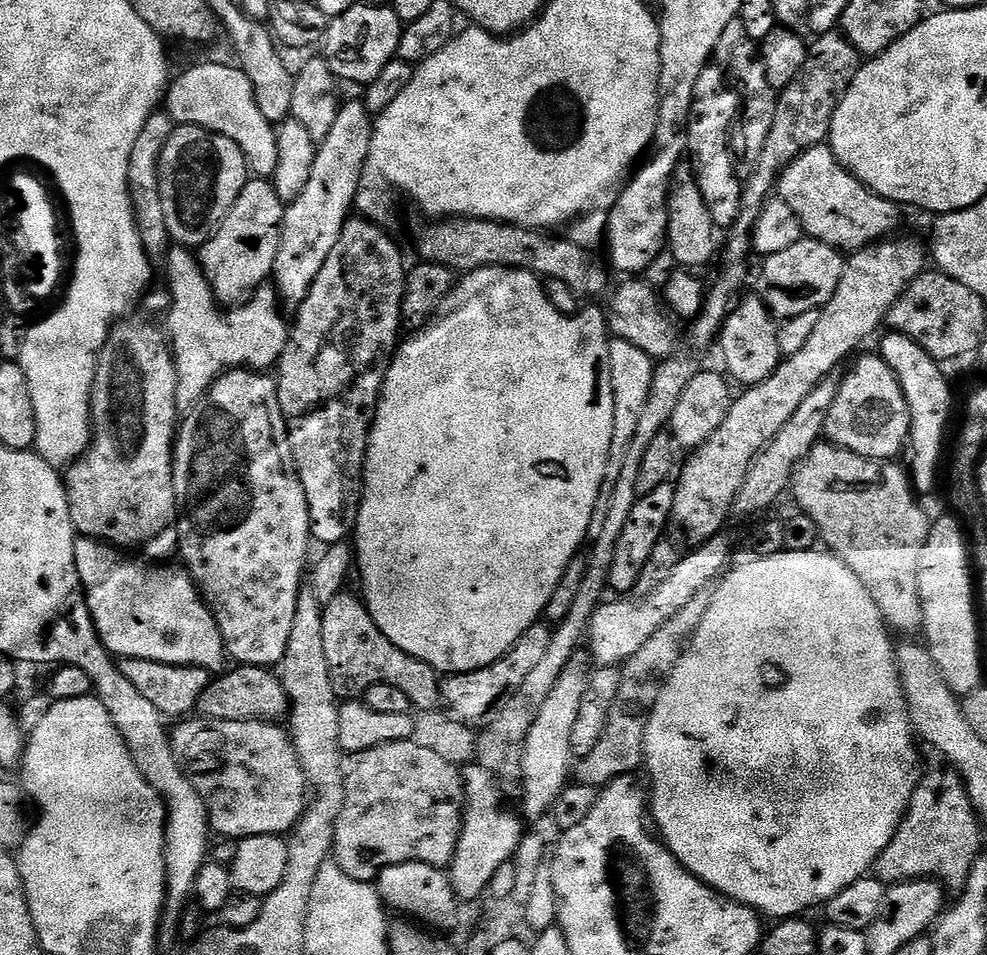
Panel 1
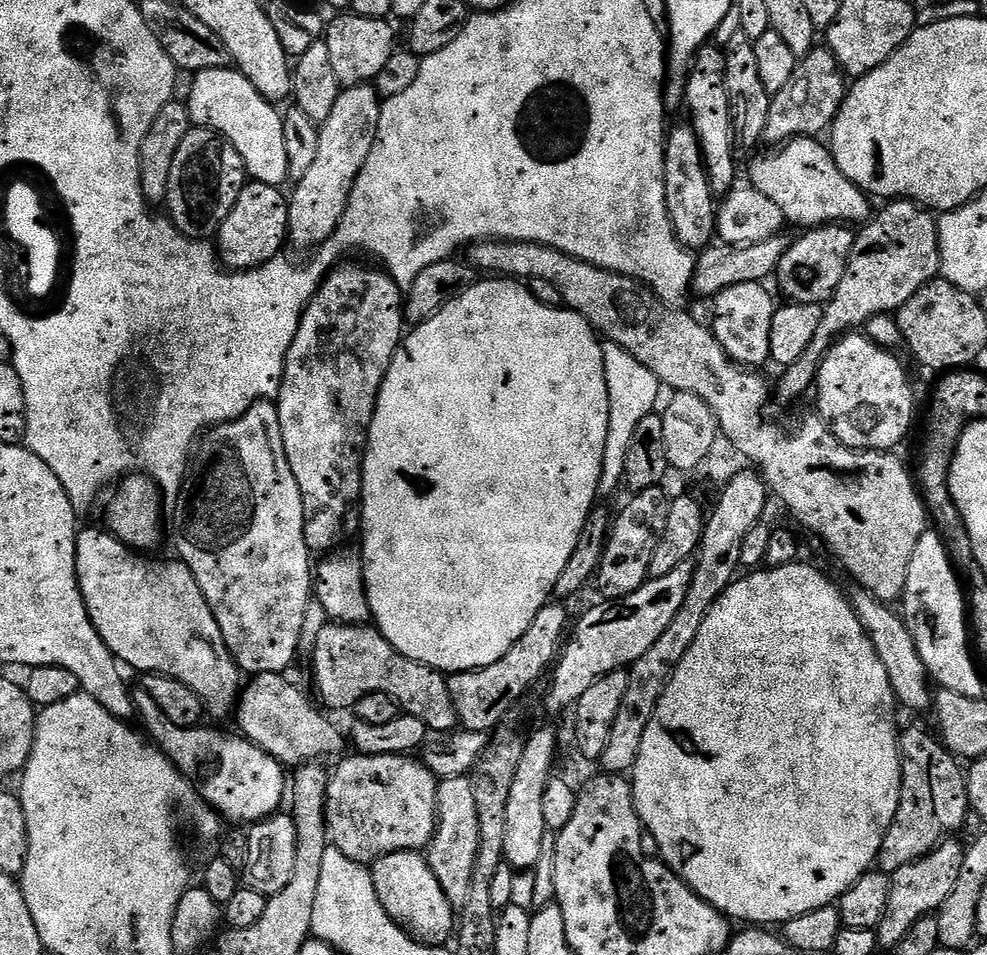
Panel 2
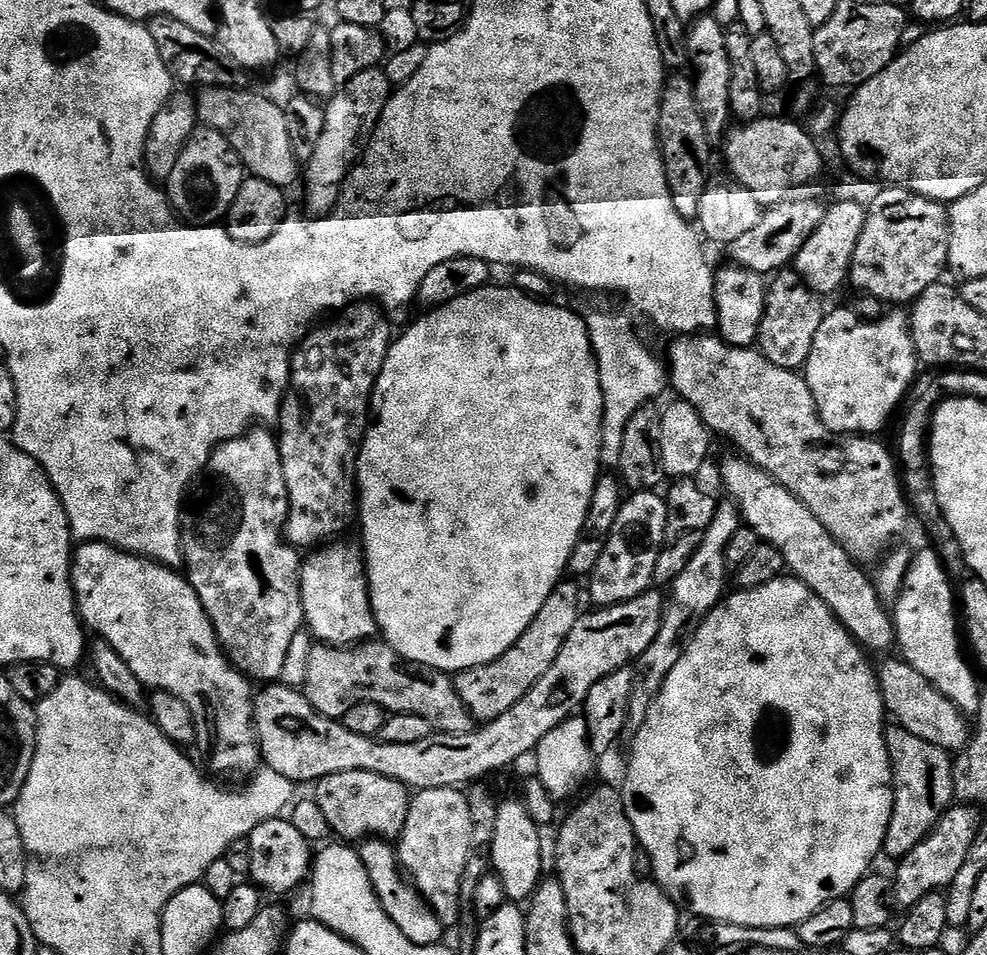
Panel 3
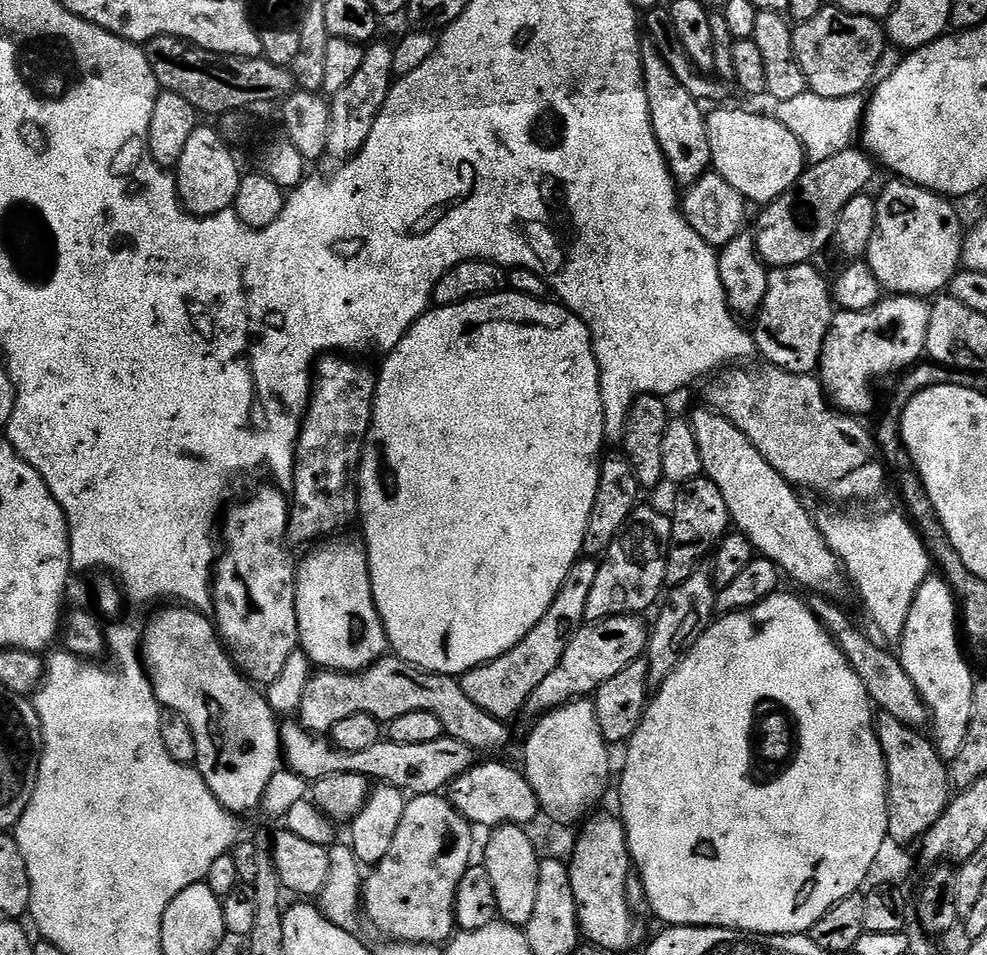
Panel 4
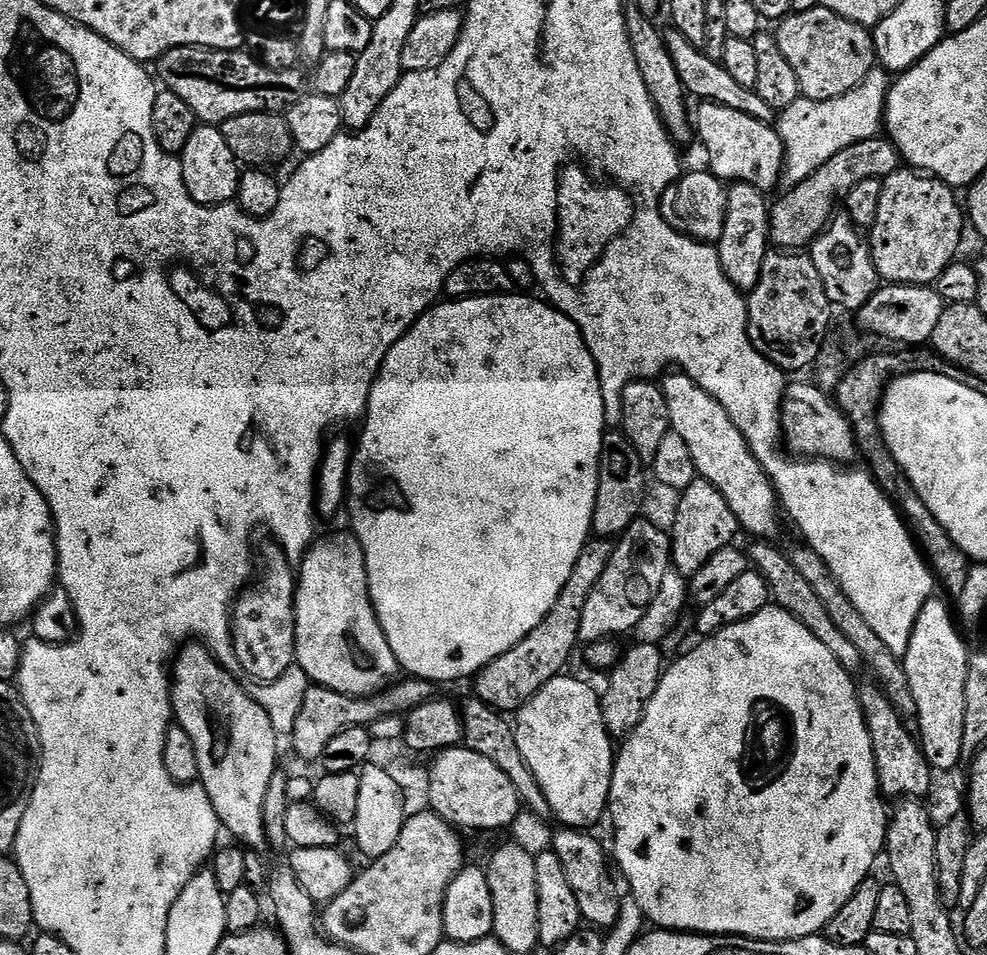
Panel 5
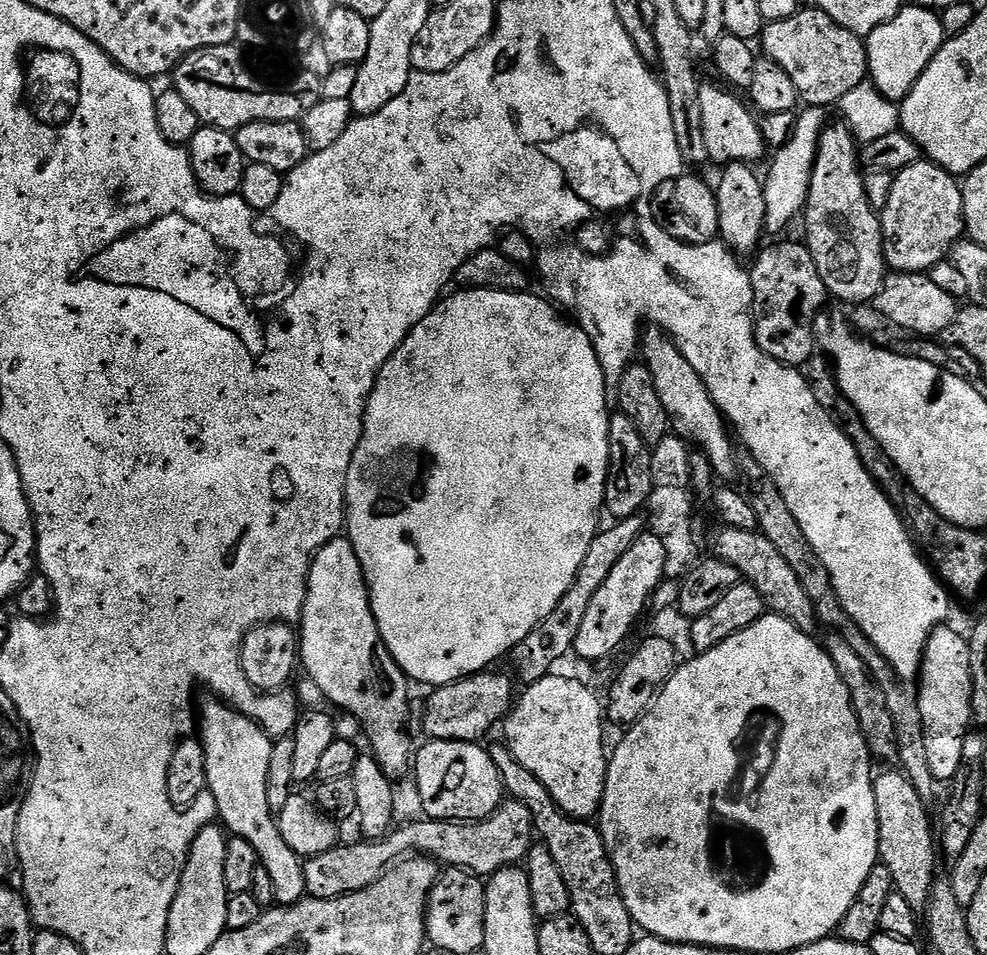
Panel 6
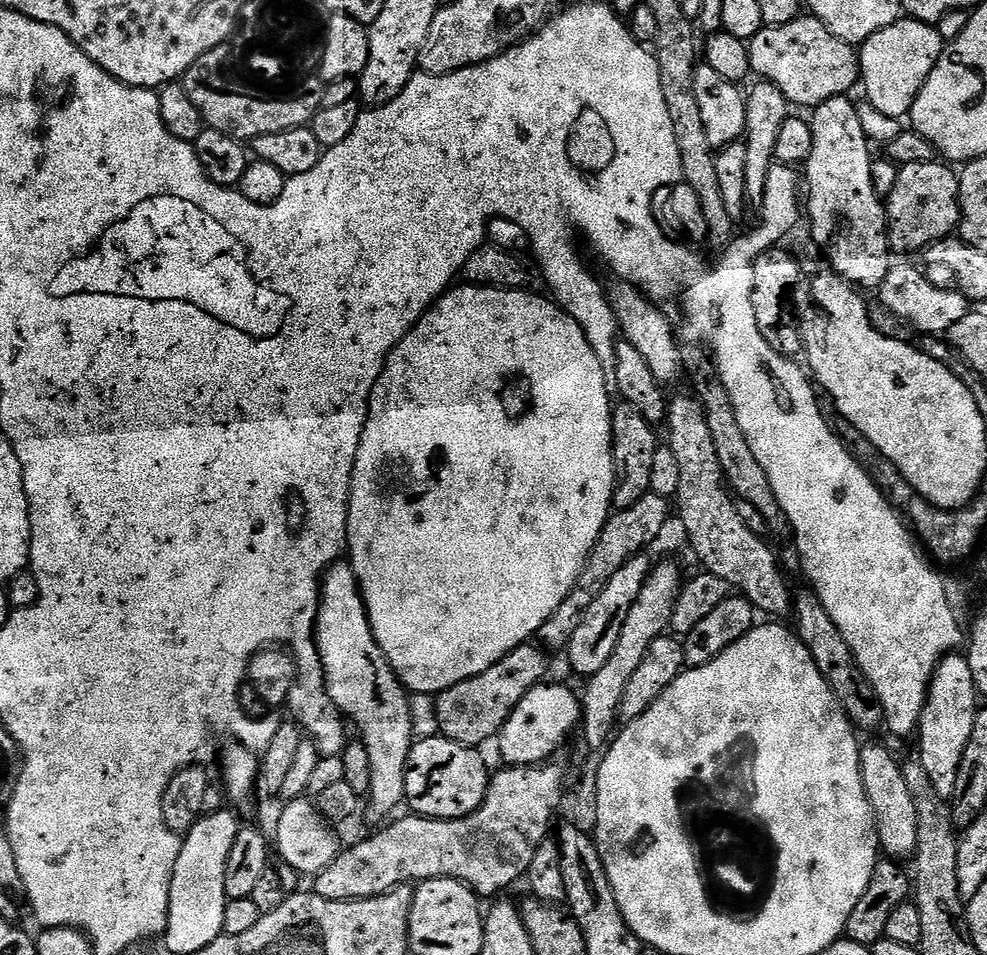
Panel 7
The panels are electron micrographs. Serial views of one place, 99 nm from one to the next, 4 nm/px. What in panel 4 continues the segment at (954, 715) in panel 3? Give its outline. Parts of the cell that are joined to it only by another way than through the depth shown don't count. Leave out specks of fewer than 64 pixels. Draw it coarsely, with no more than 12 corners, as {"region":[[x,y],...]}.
{"region":[[827,596],[812,612],[880,712],[917,730],[928,707],[899,659]]}

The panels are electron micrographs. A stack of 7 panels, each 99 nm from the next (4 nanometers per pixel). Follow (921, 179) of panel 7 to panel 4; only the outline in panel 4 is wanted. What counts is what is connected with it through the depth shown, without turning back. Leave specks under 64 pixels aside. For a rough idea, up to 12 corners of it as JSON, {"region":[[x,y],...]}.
{"region":[[896,178],[866,263],[885,293],[935,297],[961,267],[951,199]]}

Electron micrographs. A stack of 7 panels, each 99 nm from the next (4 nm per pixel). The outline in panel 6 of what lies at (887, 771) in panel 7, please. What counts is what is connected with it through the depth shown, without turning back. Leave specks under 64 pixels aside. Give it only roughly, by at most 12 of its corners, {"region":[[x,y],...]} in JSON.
{"region":[[903,771],[872,781],[879,863],[927,909],[938,879],[929,805]]}

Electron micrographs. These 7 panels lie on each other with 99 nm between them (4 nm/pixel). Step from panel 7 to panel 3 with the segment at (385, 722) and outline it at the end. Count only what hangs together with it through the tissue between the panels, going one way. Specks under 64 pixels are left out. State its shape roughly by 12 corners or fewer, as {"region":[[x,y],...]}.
{"region":[[359,543],[303,561],[307,631],[347,648],[377,635]]}

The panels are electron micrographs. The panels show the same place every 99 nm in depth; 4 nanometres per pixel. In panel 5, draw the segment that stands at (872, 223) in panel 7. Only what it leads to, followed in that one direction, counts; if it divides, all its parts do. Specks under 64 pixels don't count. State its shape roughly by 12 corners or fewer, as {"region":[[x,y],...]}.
{"region":[[847,213],[810,255],[833,307],[859,312],[881,285]]}

